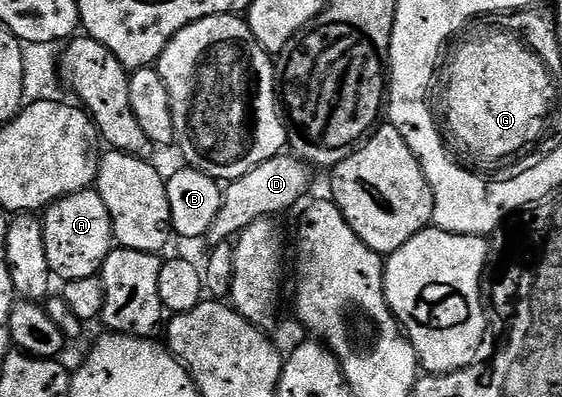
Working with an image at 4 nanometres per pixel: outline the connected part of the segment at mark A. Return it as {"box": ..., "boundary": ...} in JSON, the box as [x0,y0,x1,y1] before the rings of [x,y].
{"box":[41,189,115,282],"boundary":[[[98,189],[82,190],[52,202],[41,218],[45,256],[56,279],[72,282],[96,277],[113,249],[115,233],[111,227],[109,208],[101,200]]]}

